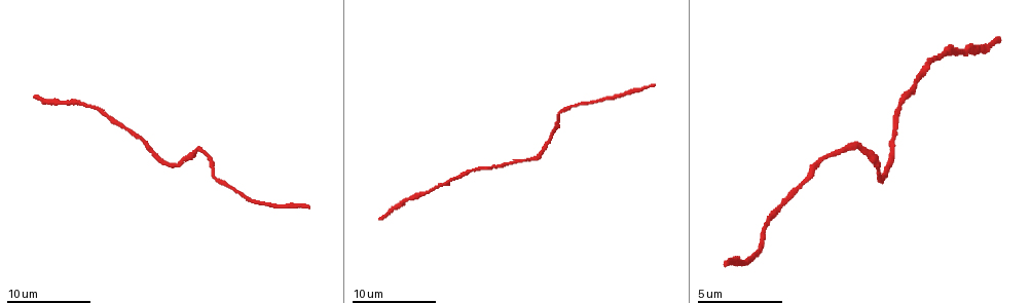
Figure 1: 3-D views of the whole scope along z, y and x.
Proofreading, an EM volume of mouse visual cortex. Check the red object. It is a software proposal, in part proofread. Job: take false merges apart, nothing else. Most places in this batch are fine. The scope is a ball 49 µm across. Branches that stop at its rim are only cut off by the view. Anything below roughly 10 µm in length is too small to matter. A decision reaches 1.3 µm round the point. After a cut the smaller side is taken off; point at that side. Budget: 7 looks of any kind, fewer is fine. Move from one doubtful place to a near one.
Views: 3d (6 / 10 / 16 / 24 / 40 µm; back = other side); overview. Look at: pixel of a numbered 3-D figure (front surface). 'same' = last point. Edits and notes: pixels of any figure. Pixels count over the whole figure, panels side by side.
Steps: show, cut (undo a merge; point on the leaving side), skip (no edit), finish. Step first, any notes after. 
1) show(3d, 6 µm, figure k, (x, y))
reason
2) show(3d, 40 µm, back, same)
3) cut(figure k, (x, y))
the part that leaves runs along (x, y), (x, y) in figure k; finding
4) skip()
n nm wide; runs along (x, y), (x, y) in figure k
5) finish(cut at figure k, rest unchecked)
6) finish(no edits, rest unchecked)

show(3d, 10 µm, figure 1, (878, 176))

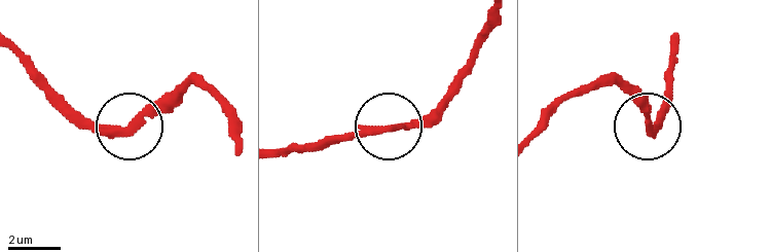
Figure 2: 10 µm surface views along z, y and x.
show(3d, 6 µm, figure 2, (649, 122))

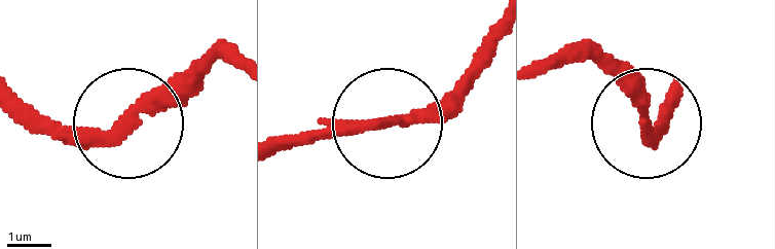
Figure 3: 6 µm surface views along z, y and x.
skip()
310 nm wide; runs along (128, 127), (201, 57) in figure 3; all the same neuron

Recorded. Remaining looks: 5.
show(3d, 10 µm, figure 1, (571, 107))
sudden change in width

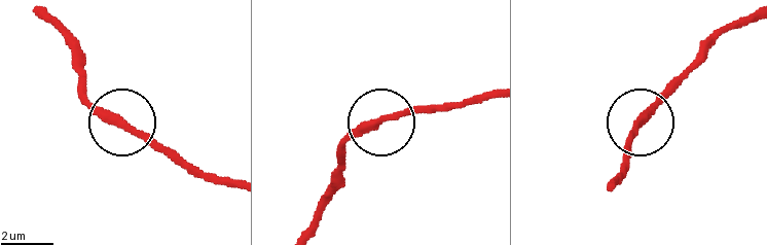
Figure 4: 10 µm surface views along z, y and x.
skip()
runs along (301, 234), (353, 141), (379, 123), (426, 114), (443, 103) in figure 4; continuous, no second neuron

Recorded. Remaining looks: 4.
show(3d, 6 µm, figure 1, (945, 55))
thick turns thin

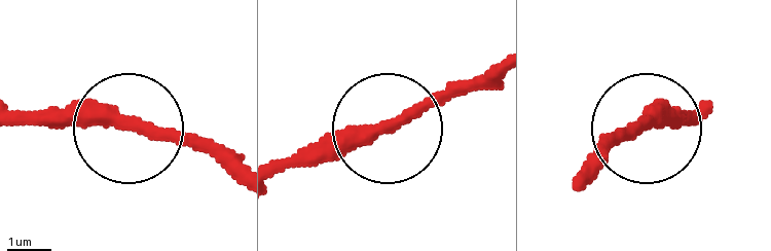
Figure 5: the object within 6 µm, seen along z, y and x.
show(3d, 6 µm, back, figure 5, (641, 123))

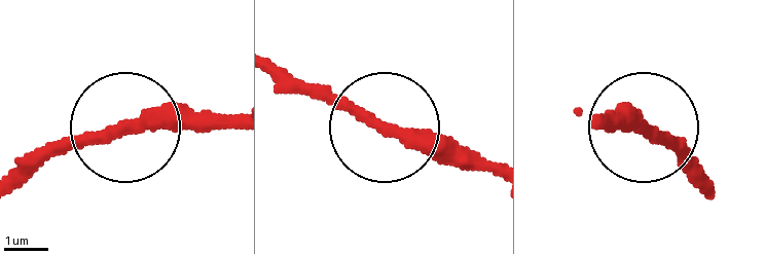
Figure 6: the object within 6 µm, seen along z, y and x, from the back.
skip()
runs along (277, 67), (482, 155) in figure 6; continuous, no second neuron

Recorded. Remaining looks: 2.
finish(no edits, rest unchecked)

